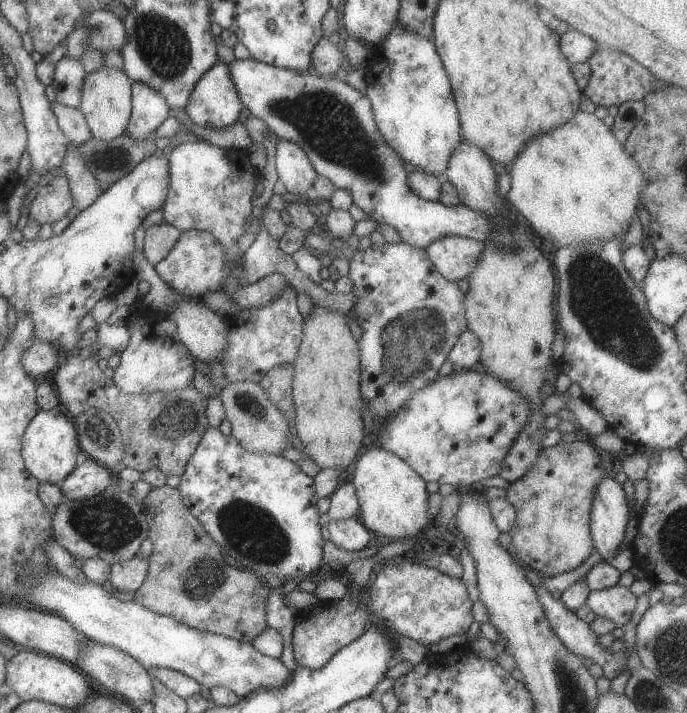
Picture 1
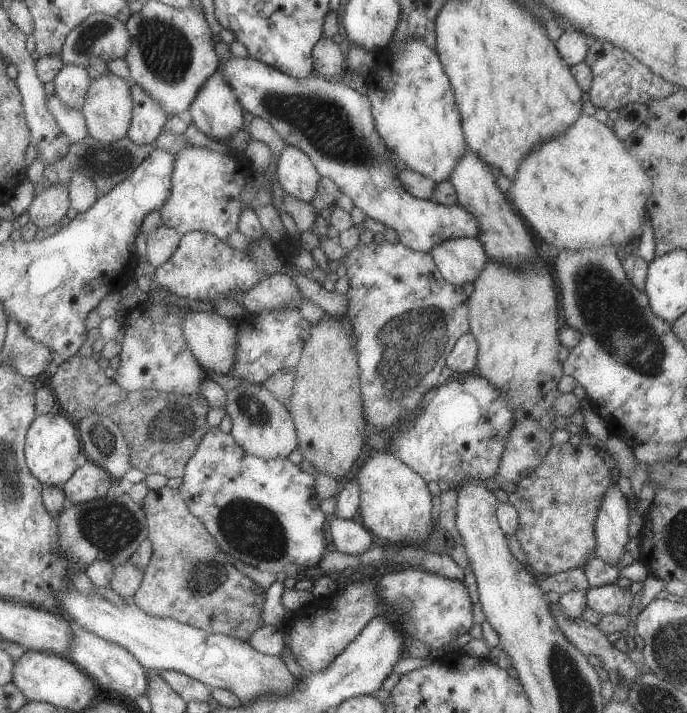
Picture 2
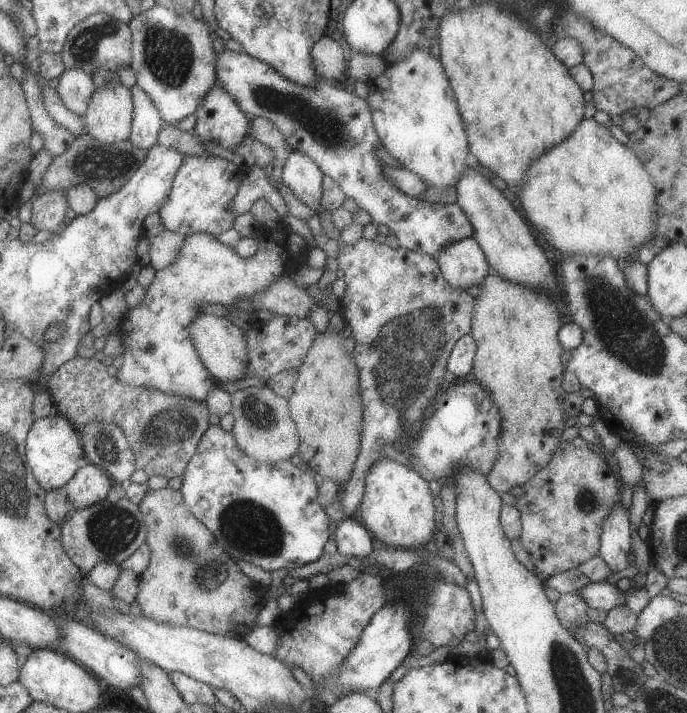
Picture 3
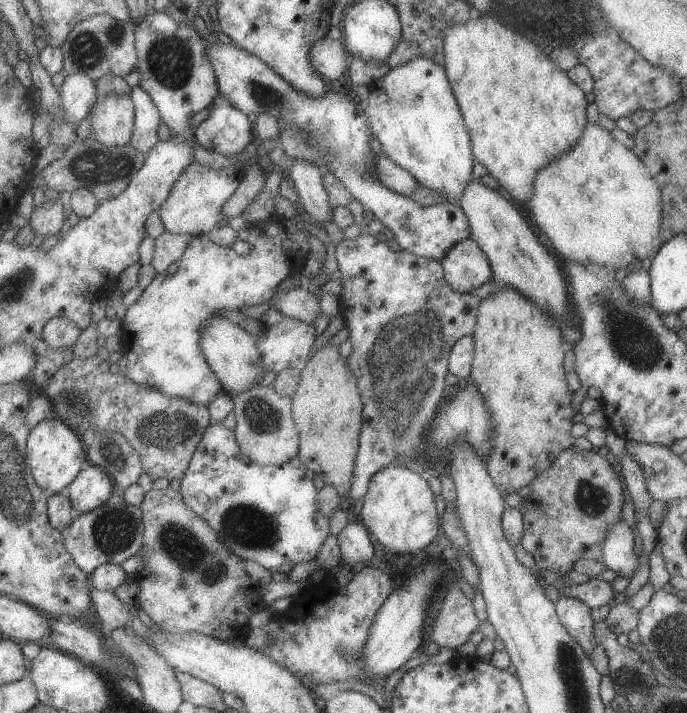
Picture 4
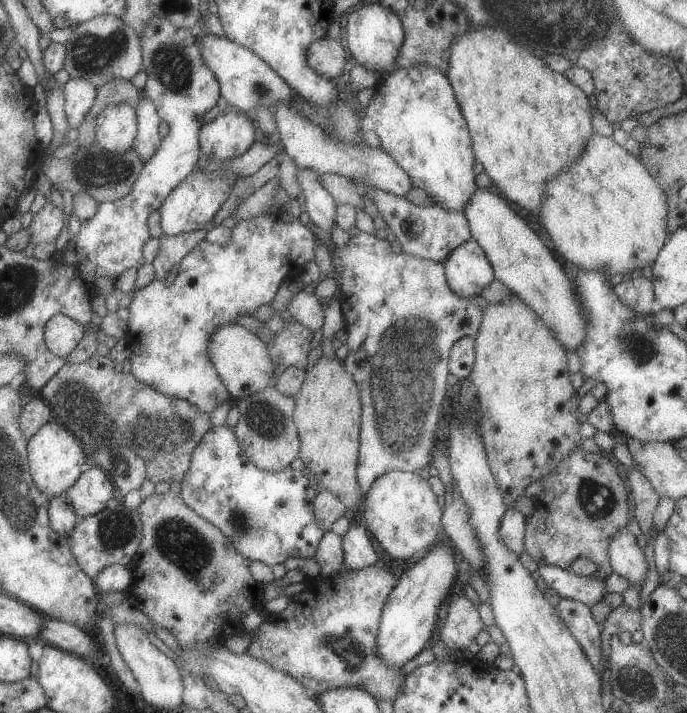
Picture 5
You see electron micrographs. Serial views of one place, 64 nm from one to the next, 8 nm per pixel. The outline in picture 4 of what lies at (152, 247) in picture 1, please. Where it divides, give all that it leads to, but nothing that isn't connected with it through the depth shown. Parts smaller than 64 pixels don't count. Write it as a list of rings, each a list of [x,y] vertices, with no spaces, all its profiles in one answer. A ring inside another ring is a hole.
[[[163,232],[161,236],[155,238],[155,252],[153,252],[153,260],[151,266],[155,268],[157,274],[165,274],[167,266],[173,262],[179,262],[183,252],[187,252],[185,248],[189,246],[189,242],[193,240],[191,234],[169,234]]]

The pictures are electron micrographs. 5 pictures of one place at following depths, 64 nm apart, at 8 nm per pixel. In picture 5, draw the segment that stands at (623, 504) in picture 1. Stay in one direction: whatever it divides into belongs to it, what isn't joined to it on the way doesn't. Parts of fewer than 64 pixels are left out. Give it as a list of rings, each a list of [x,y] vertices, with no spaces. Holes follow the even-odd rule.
[[[623,530],[613,536],[609,546],[609,562],[613,572],[623,576],[631,588],[643,588],[647,574],[647,560],[643,548],[637,546],[635,536]]]

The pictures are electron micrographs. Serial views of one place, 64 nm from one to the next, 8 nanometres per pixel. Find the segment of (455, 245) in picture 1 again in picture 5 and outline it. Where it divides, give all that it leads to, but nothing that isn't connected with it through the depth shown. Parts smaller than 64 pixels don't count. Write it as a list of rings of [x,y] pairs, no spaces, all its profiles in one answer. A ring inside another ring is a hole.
[[[473,238],[455,248],[443,266],[451,292],[465,300],[477,298],[481,290],[495,278],[485,252]]]

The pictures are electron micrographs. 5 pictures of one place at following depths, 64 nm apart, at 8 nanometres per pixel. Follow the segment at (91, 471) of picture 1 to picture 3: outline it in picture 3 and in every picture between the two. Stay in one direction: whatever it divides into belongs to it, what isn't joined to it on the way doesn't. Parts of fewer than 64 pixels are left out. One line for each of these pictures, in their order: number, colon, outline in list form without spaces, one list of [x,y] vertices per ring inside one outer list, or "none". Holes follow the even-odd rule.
2: [[[87,460],[87,464],[73,472],[73,476],[61,486],[61,490],[67,496],[67,504],[77,506],[97,498],[105,498],[111,484],[115,484],[111,474]]]
3: [[[87,464],[85,468],[79,468],[63,486],[63,496],[69,500],[73,510],[85,510],[97,502],[103,502],[113,486],[115,484],[105,470],[95,464]]]

